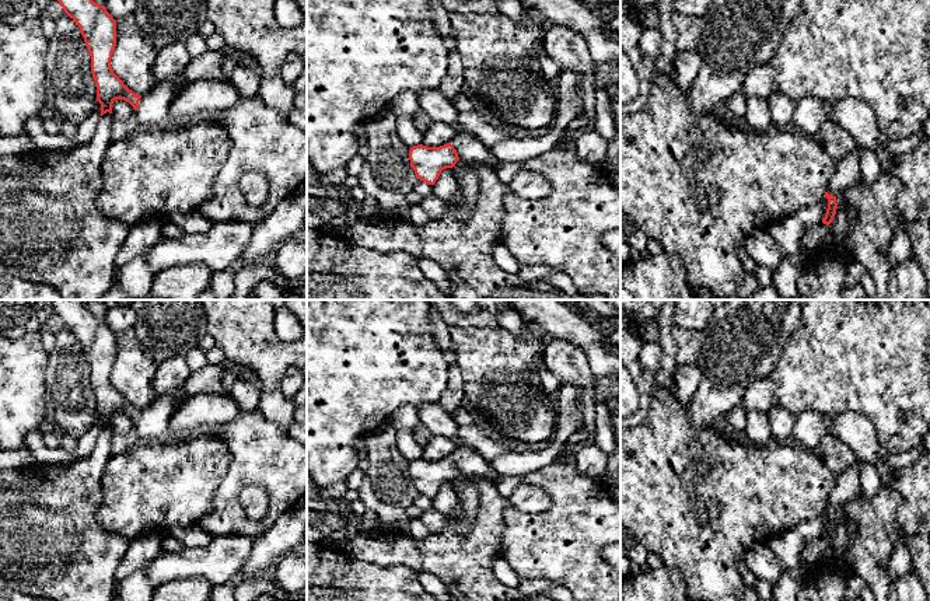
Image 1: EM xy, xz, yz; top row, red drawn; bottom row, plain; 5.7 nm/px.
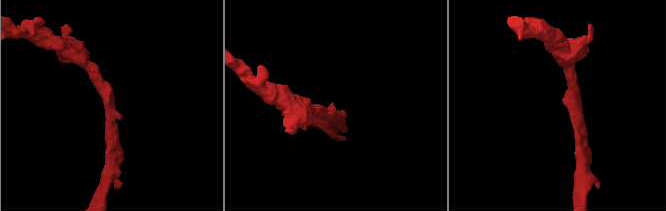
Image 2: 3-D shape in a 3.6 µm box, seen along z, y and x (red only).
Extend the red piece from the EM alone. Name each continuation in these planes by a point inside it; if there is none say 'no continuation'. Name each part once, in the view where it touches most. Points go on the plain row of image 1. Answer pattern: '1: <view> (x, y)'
1: xz (468, 461)

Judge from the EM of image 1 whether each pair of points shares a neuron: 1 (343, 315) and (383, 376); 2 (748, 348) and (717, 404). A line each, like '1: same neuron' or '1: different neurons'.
1: same neuron
2: same neuron

